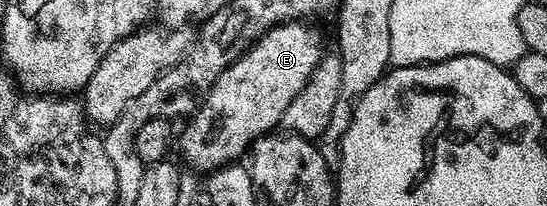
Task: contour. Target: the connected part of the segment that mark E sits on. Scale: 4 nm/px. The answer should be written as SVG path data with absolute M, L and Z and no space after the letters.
M286 21L282 25L272 27L260 40L249 47L238 61L234 61L224 70L222 77L214 81L204 103L197 109L196 114L187 120L184 132L178 135L178 151L184 154L184 159L196 171L211 173L217 167L226 167L237 162L236 159L243 151L247 152L252 144L263 135L273 130L272 126L280 123L282 113L286 113L286 105L302 93L302 89L308 84L310 73L320 64L322 50L320 51L320 35L312 27L307 27L307 22Z

